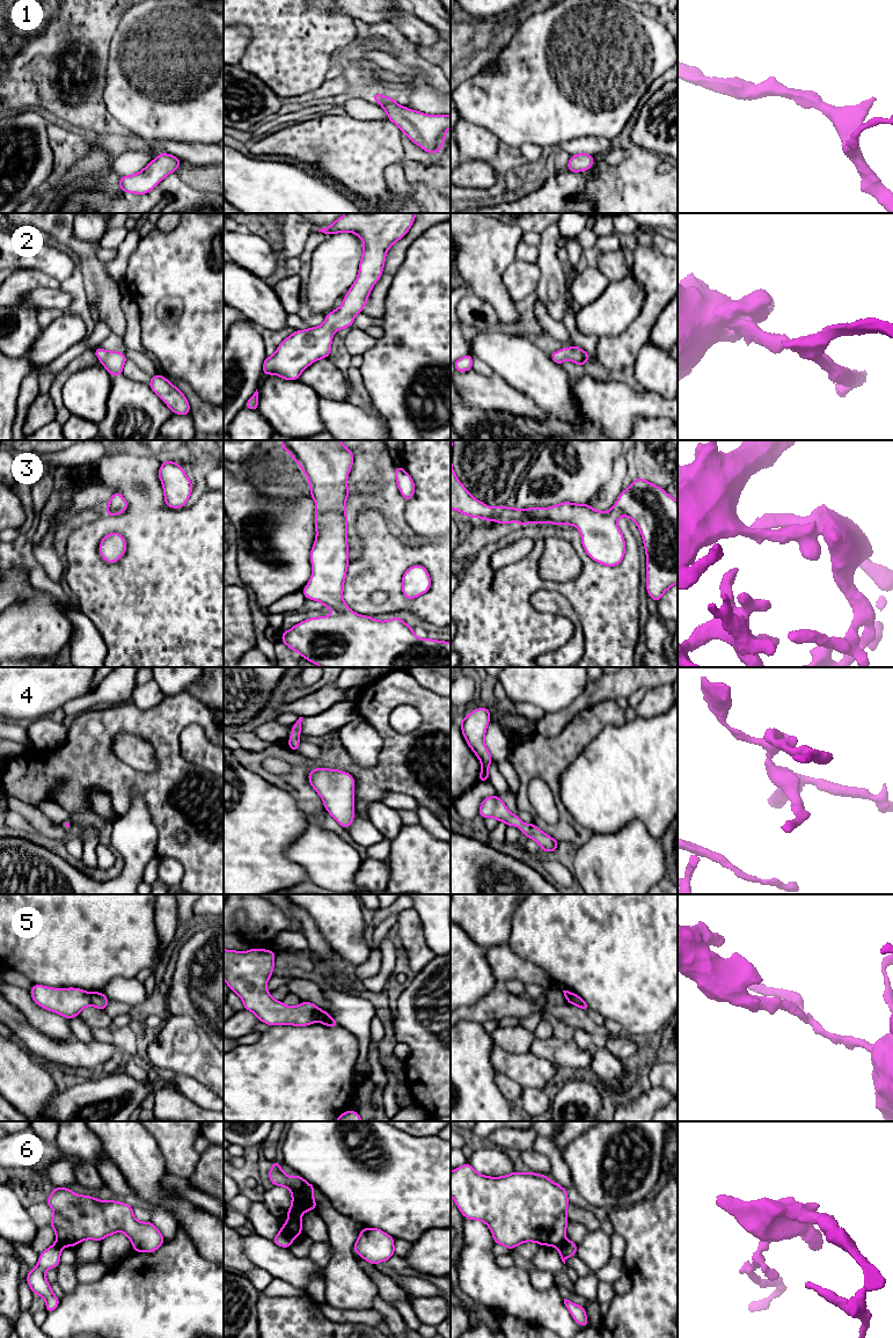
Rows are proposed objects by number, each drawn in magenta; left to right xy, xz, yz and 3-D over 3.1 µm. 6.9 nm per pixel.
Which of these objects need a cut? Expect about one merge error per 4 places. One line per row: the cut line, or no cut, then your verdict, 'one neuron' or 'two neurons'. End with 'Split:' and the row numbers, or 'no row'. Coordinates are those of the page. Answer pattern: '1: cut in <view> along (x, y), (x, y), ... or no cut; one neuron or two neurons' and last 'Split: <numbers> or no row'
1: no cut; one neuron
2: no cut; one neuron
3: no cut; one neuron
4: no cut; one neuron
5: cut in xy along (92, 993), (89, 1003); two neurons
6: cut in xz along (282, 1227), (292, 1237); two neurons
Split: 5, 6

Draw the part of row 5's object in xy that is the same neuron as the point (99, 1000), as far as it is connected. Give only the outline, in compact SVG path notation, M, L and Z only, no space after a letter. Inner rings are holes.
M100 992L92 993L90 1004L100 1010L105 1010L109 1001L110 1000L103 993Z

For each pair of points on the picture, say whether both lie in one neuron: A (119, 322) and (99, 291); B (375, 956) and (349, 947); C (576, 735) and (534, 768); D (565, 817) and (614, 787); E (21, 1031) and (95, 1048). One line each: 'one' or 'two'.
A: one
B: two
C: one
D: two
E: one

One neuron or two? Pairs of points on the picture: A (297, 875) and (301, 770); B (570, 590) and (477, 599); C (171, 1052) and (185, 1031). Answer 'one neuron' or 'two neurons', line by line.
A: two neurons
B: one neuron
C: one neuron

